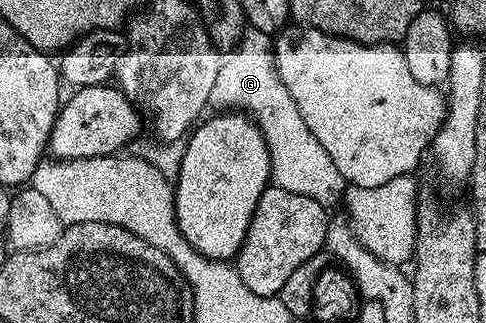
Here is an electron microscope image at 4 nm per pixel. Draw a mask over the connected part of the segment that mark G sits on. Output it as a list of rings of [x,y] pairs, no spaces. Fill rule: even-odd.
[[[252,28],[246,29],[237,45],[222,57],[219,76],[215,76],[215,84],[211,87],[210,103],[221,112],[240,112],[249,115],[253,123],[263,132],[263,140],[269,153],[269,176],[272,185],[287,188],[287,192],[296,192],[298,196],[311,196],[315,204],[332,208],[342,201],[347,189],[345,178],[335,168],[331,156],[323,149],[323,144],[311,136],[311,128],[307,128],[307,120],[303,120],[303,112],[295,100],[291,100],[291,92],[287,92],[287,84],[279,76],[277,66],[273,63],[274,39],[267,32],[259,32]]]

